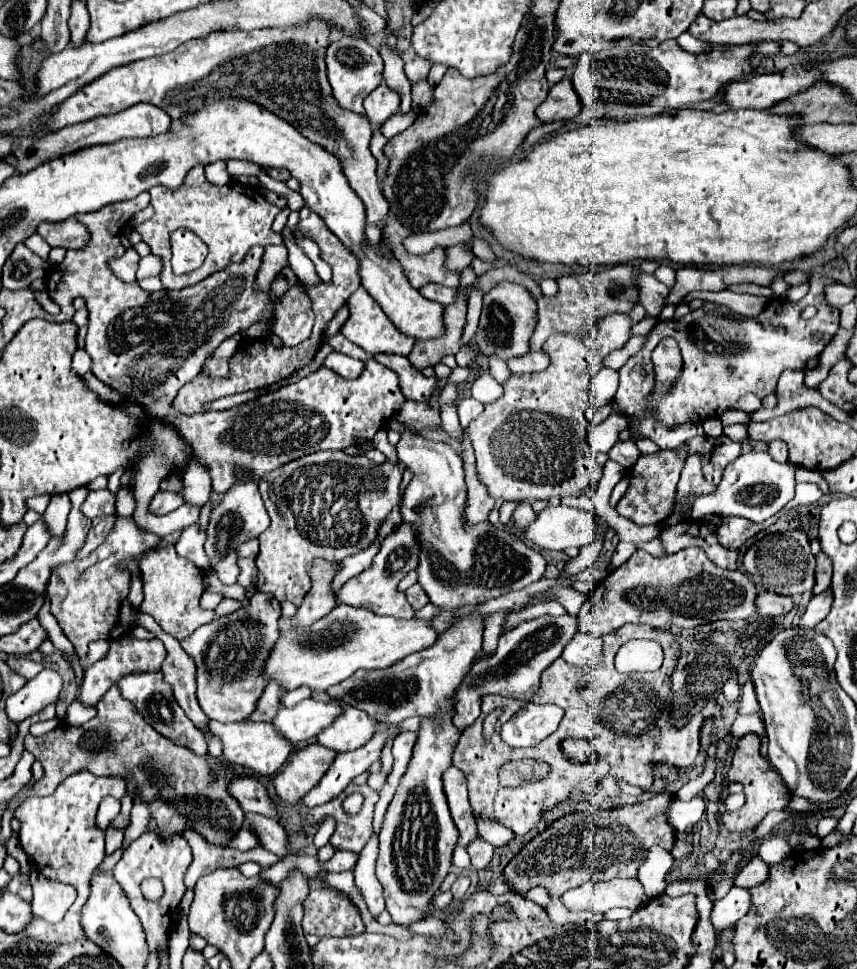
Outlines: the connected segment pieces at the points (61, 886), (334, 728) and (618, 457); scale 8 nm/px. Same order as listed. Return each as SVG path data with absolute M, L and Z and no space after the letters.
M38 870L30 872L30 884L34 890L32 910L38 918L42 918L46 922L52 922L52 924L60 922L76 900L74 886L50 880Z
M344 706L342 714L316 734L316 742L336 752L350 752L364 746L374 736L374 720L354 706Z
M626 440L626 442L616 442L614 448L608 452L608 456L618 462L620 466L624 466L626 470L632 468L636 464L636 460L640 458L640 450L636 448L636 444L632 440Z

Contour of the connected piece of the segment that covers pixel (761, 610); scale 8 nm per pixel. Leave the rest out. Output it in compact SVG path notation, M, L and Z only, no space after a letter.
M758 588L756 610L760 616L784 616L792 610L792 606L794 602L790 596L782 596L782 594L774 594L774 592Z

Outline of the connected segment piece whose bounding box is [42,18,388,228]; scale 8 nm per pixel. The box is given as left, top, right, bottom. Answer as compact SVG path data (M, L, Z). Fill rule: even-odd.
M312 18L306 26L210 34L202 40L186 42L186 46L178 46L178 50L172 50L170 54L146 58L106 72L102 78L80 90L86 94L66 98L48 114L42 128L54 132L74 122L84 122L102 114L116 114L138 102L152 102L166 110L170 118L182 118L206 106L206 102L214 102L214 98L250 98L290 122L304 138L334 154L342 164L350 188L364 202L366 224L384 228L388 202L378 184L376 158L368 150L372 126L368 118L340 108L332 96L324 62L330 44L328 36L330 28L320 18Z

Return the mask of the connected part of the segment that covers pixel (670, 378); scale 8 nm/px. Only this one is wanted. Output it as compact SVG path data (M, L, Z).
M664 338L652 352L652 362L656 370L656 388L654 398L658 394L666 394L670 386L674 384L674 378L678 378L678 370L682 370L682 358L680 348L672 338Z

